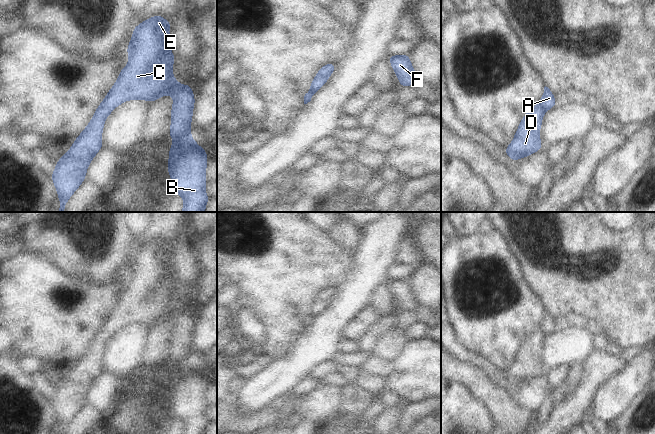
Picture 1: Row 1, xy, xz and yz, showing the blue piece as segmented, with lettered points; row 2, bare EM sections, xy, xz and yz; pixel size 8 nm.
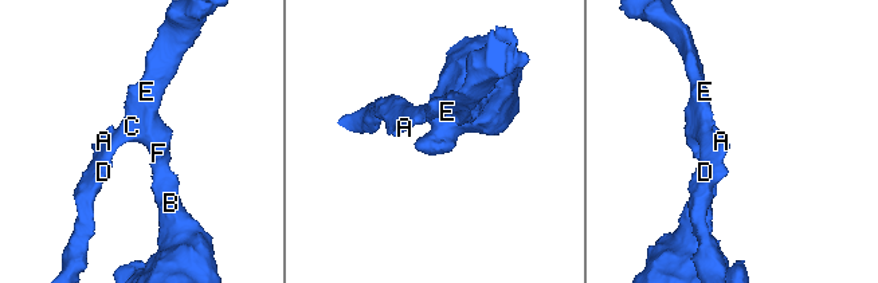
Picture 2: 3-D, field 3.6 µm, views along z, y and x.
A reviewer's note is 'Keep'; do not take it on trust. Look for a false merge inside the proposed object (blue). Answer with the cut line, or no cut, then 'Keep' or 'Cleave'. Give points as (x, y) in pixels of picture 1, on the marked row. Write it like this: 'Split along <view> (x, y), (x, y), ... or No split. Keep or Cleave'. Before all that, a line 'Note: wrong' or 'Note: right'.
Note: right
No split. Keep

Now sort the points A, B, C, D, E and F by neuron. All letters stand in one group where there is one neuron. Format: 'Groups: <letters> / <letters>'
Groups: A B C D E F

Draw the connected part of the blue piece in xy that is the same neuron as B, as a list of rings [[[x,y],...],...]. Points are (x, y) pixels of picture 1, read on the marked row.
[[[156,15],[133,27],[133,35],[126,49],[129,57],[128,64],[121,69],[115,84],[95,110],[94,116],[86,128],[75,138],[69,151],[62,154],[56,162],[51,179],[60,201],[58,212],[64,211],[70,197],[86,179],[89,164],[104,146],[102,133],[105,119],[112,111],[128,100],[153,102],[164,95],[170,95],[174,99],[171,108],[171,125],[168,132],[168,135],[173,138],[173,143],[169,148],[169,160],[167,162],[172,188],[184,200],[181,212],[205,212],[207,202],[211,199],[205,193],[205,186],[208,182],[205,175],[208,153],[191,136],[191,122],[195,105],[195,96],[191,85],[190,83],[187,85],[180,84],[172,73],[175,61],[175,55],[170,49],[172,26],[172,23],[162,15]]]

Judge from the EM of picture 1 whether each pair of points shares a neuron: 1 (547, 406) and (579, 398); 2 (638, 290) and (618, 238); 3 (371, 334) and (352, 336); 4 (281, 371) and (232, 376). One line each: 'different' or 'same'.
1: different
2: same
3: different
4: different

